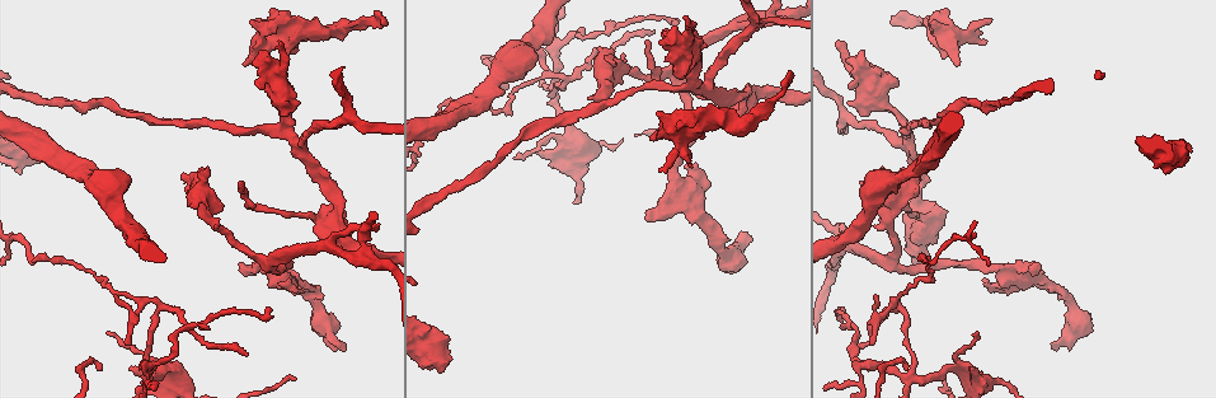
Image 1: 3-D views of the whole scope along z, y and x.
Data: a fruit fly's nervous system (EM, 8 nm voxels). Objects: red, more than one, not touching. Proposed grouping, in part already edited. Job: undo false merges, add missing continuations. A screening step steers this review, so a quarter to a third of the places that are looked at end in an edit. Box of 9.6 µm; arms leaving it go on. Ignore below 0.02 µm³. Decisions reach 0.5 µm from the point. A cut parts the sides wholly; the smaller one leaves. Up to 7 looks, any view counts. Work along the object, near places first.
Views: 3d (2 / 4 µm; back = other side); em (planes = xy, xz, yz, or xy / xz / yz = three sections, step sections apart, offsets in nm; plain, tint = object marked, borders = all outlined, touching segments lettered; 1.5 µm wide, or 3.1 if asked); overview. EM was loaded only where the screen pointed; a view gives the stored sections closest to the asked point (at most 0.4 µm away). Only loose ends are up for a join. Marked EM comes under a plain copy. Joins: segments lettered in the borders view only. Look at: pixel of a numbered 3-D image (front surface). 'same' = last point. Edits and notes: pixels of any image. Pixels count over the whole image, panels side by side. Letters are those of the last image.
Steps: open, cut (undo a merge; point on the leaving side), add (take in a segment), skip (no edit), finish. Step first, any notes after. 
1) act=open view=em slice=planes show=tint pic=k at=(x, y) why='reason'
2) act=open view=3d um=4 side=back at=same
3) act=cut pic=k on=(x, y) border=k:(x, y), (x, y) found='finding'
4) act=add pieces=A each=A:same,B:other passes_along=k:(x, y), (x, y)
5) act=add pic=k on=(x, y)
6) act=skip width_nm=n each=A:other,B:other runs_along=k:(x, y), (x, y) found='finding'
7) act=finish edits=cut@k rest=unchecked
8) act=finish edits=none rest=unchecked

act=open view=3d um=2 pic=1 at=(655, 32)

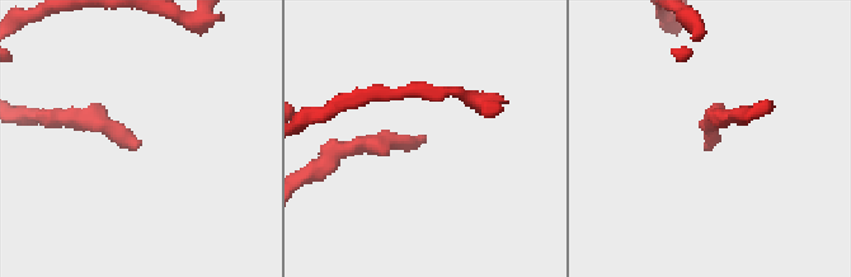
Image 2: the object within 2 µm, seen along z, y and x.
act=open view=em slice=xy step=8 show=tint pic=2 at=(139, 148)

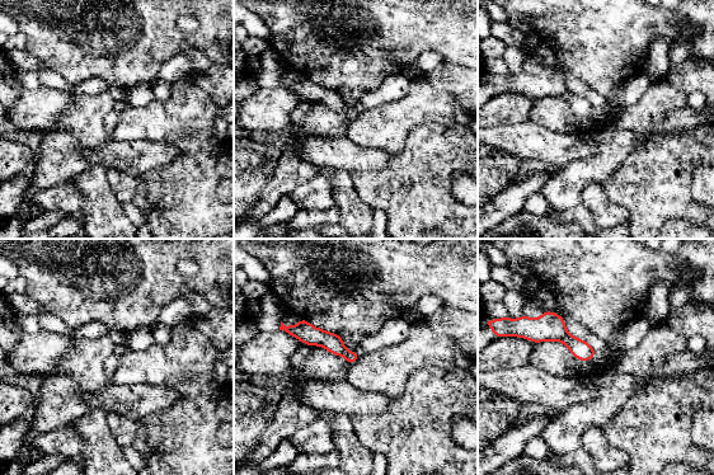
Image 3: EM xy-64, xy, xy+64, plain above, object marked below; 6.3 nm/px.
act=open view=em slice=xy step=8 show=borders at=same

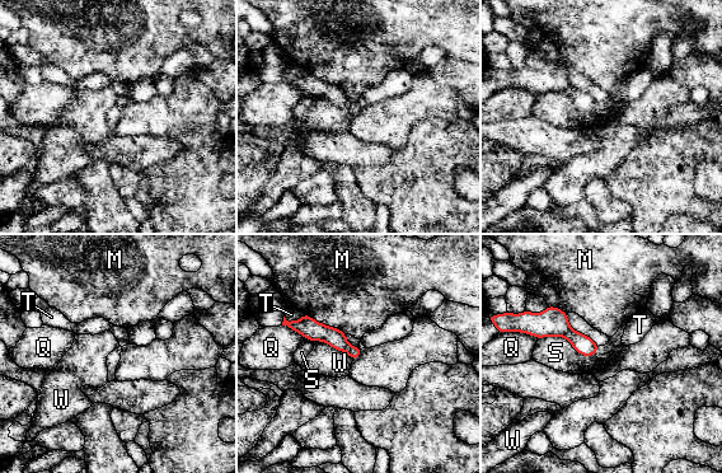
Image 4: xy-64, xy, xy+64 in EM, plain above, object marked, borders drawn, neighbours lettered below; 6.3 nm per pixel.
act=skip width_nm=90 longest_contact=S:400nm each=M:other,Q:other,S:other,T:other,W:other found='no lettered segment goes on from it'

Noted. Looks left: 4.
act=open view=em slice=planes show=borders pic=1 at=(873, 345) why='branch stops here'

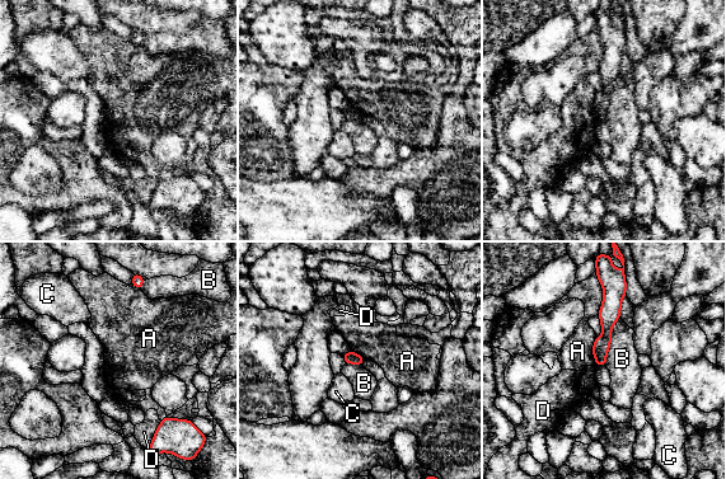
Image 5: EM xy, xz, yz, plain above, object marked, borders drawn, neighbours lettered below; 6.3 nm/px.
act=skip longest_contact=B:320nm each=A:other,B:other,C:other,D:other border=5:(619, 317), (612, 328), (604, 365) found='no lettered segment goes on from it'

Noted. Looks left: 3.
act=open view=3d um=4 pic=1 at=(350, 25) why='abrupt turn'

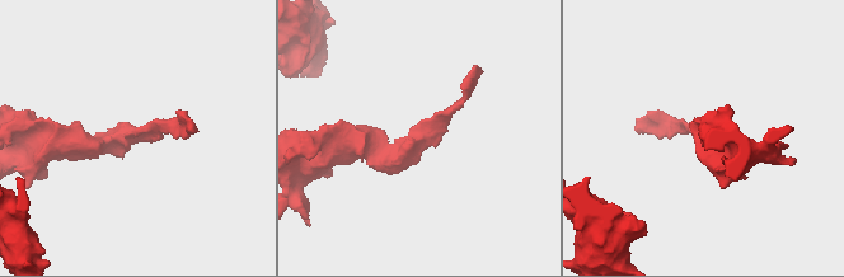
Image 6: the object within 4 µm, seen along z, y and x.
act=open view=em slice=xy step=4 show=tint pic=6 at=(132, 131) why='shape alone is not enough'

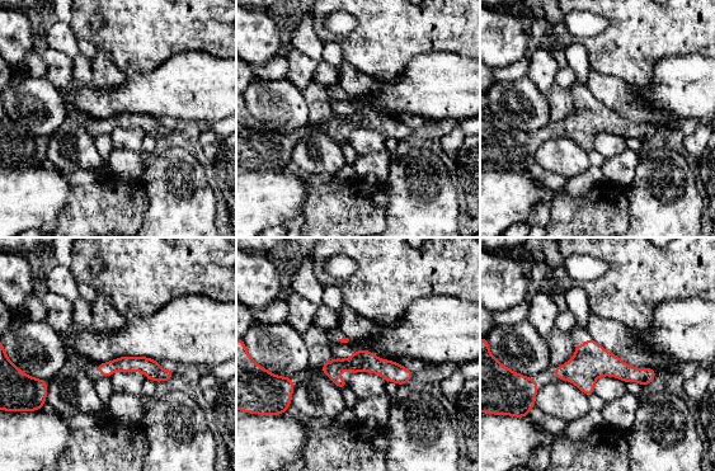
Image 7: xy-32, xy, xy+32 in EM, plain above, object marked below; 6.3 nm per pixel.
act=open view=em slice=xy step=4 show=borders at=same

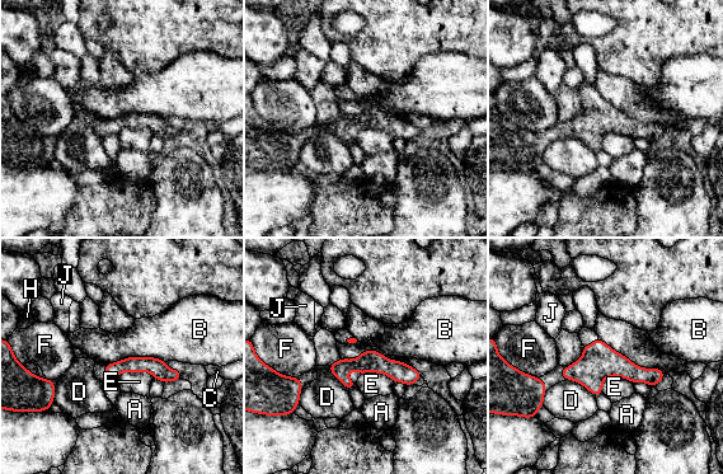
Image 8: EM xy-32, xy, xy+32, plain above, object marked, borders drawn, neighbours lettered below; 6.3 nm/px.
act=skip longest_contact=B:380nm each=A:other,B:other,C:other,D:other,E:other,F:other,H:other,J:other runs_along=8:(566, 371), (627, 369), (660, 374) found='one neuron here'

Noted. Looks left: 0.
act=finish edits=none rest=unchecked

